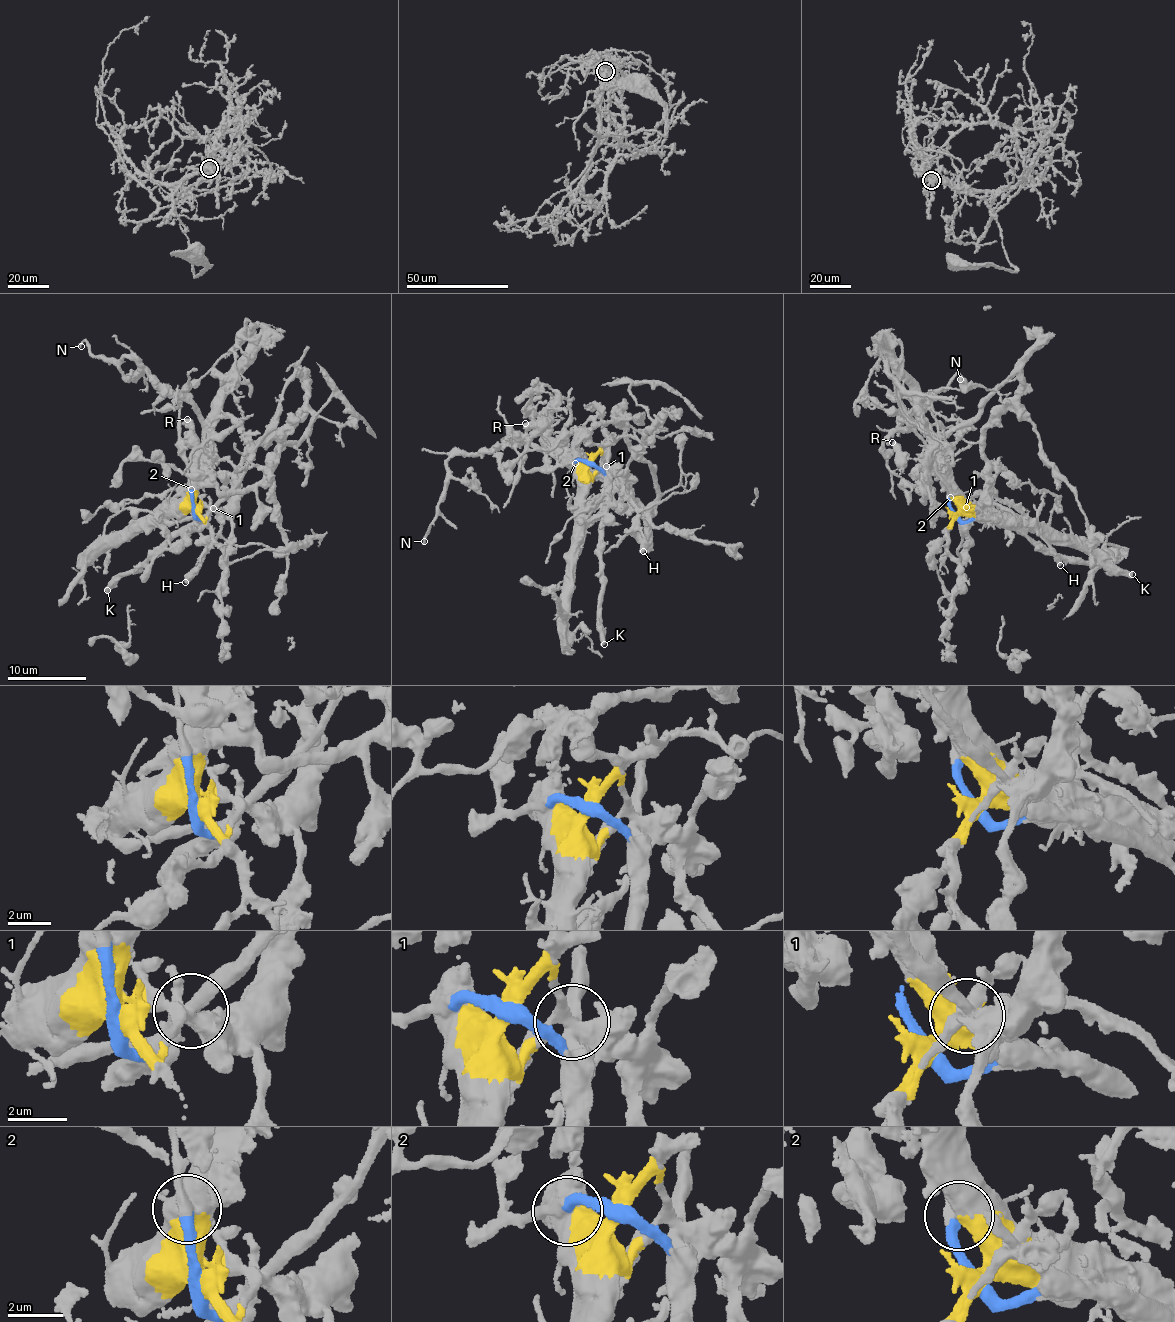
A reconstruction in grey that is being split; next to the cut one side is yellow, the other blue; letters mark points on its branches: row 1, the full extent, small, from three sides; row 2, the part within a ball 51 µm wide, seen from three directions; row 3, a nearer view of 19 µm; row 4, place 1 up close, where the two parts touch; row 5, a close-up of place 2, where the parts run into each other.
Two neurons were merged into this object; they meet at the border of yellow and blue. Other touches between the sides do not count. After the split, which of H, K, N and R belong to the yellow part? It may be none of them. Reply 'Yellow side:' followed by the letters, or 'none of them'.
Yellow side: H, N

